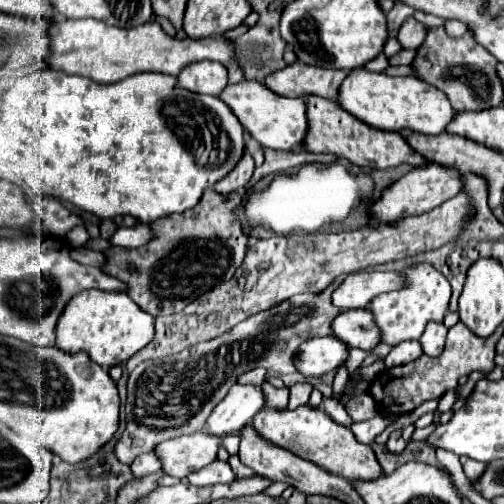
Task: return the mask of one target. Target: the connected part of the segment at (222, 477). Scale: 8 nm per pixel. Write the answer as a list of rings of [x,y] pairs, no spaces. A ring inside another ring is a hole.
[[[214,460],[208,466],[188,476],[188,482],[194,486],[208,486],[208,484],[220,484],[220,482],[232,482],[232,480],[234,480],[234,472],[230,464],[222,460]]]

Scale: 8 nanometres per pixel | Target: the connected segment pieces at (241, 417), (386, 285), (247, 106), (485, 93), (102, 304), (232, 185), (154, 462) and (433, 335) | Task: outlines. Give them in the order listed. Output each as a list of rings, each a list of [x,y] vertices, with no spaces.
[[[234,384],[226,398],[212,410],[206,420],[206,432],[218,438],[238,434],[264,406],[262,390],[256,386]]]
[[[356,272],[346,276],[332,292],[332,304],[342,310],[364,308],[374,296],[398,290],[400,286],[402,276],[398,272]]]
[[[240,82],[234,86],[226,86],[220,98],[230,106],[240,124],[258,140],[264,148],[272,150],[300,150],[304,148],[304,140],[308,134],[308,118],[306,118],[306,100],[304,98],[286,98],[268,90],[260,82]]]
[[[428,28],[422,46],[412,60],[414,76],[442,90],[456,112],[476,112],[502,104],[502,80],[496,76],[496,58],[480,46],[470,32],[462,38],[448,38],[444,28]]]
[[[82,290],[68,300],[60,322],[56,324],[56,346],[66,352],[86,350],[104,370],[126,362],[154,338],[154,316],[144,314],[122,290]]]
[[[244,148],[244,158],[240,158],[240,162],[236,164],[236,168],[224,176],[224,180],[216,182],[214,190],[216,192],[222,192],[222,194],[228,194],[232,190],[240,190],[240,188],[246,188],[250,178],[252,178],[252,172],[254,172],[254,160],[252,160],[252,154],[248,148]]]
[[[146,452],[146,454],[140,454],[140,456],[130,464],[130,470],[132,470],[134,478],[148,476],[148,474],[154,474],[154,472],[160,470],[160,462],[158,462],[158,458],[154,456],[154,452]]]
[[[428,322],[426,330],[424,330],[422,338],[420,338],[424,354],[438,356],[442,352],[442,348],[444,348],[446,334],[448,334],[448,328],[442,322]]]

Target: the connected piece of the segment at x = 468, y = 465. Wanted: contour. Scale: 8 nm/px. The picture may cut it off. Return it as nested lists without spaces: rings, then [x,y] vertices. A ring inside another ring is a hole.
[[[460,456],[460,462],[462,462],[462,468],[464,468],[466,478],[468,478],[472,484],[480,480],[480,476],[484,474],[484,470],[486,470],[486,466],[488,466],[488,464],[484,464],[484,462],[476,462],[476,460],[464,458],[464,456]]]

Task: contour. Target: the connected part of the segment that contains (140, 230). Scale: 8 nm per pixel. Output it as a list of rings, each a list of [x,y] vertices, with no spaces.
[[[138,224],[134,228],[120,226],[114,232],[114,236],[110,238],[110,244],[114,244],[114,246],[126,246],[126,248],[138,248],[138,246],[144,246],[150,238],[152,238],[152,232],[150,232],[148,224]]]

